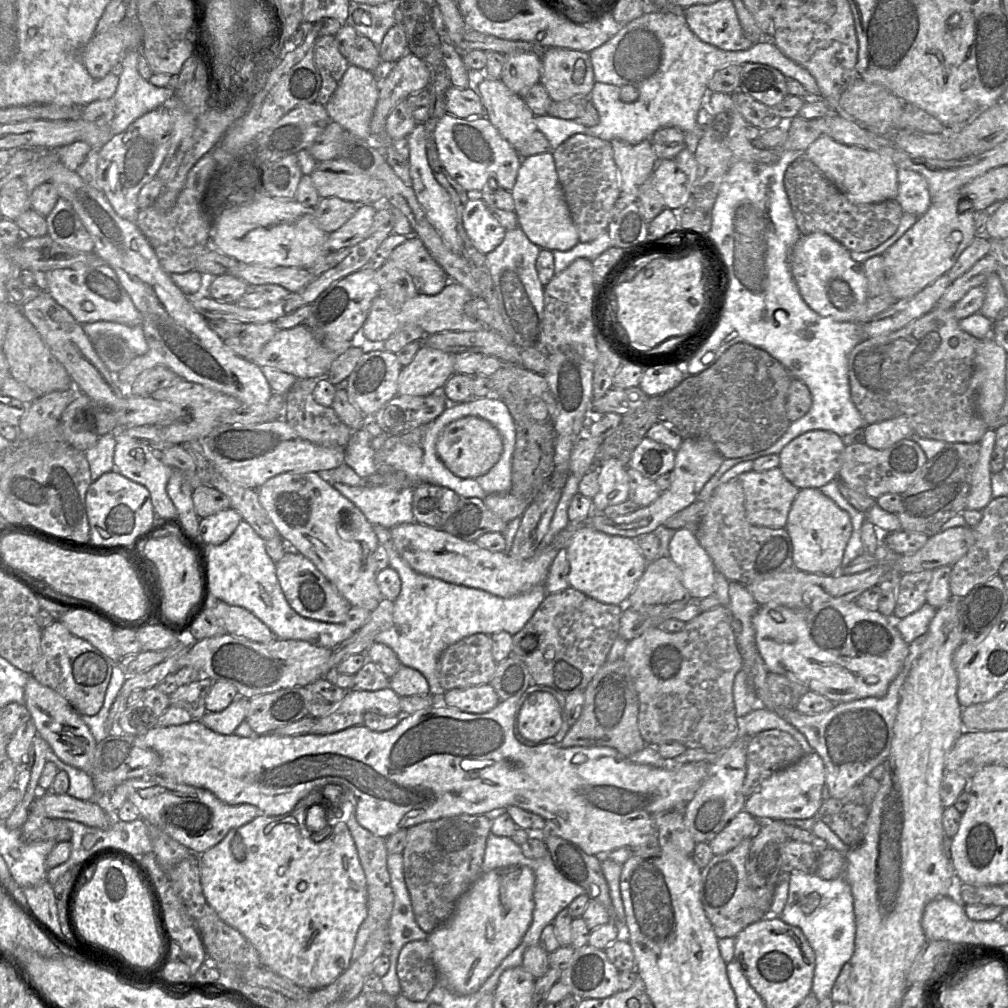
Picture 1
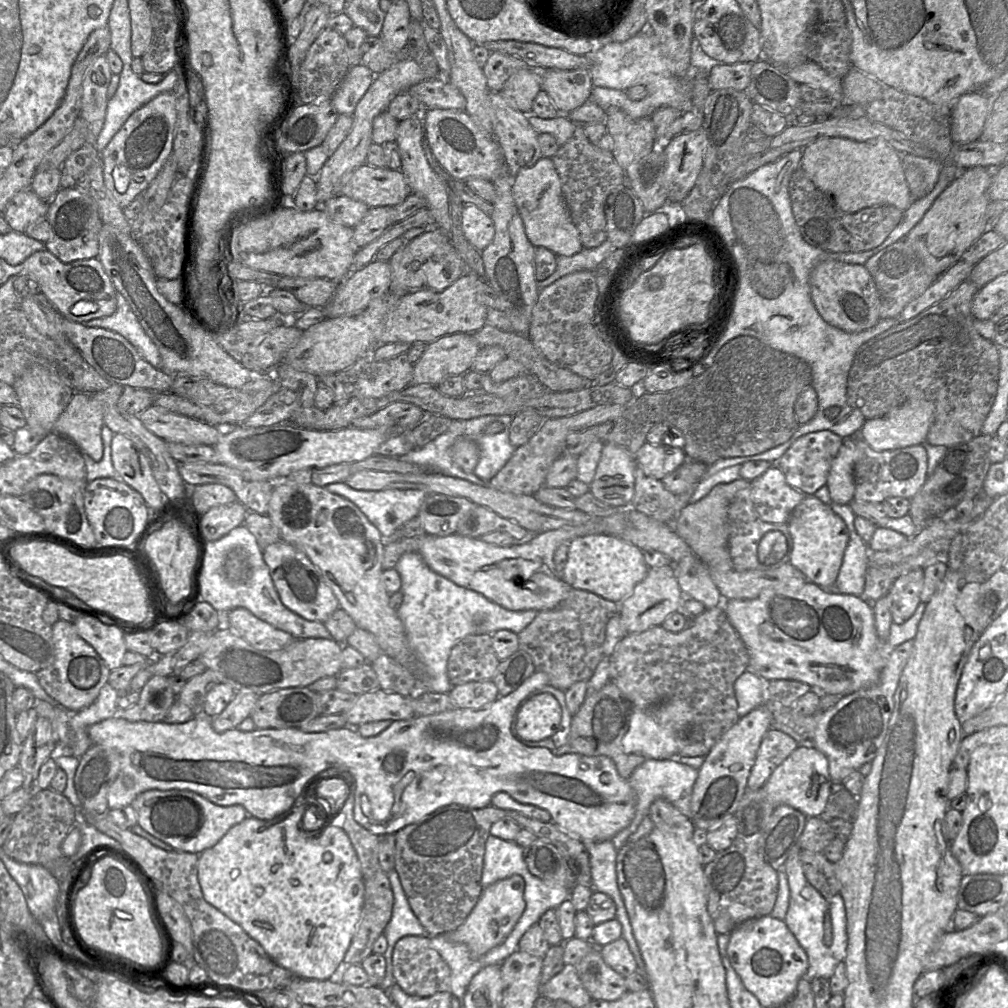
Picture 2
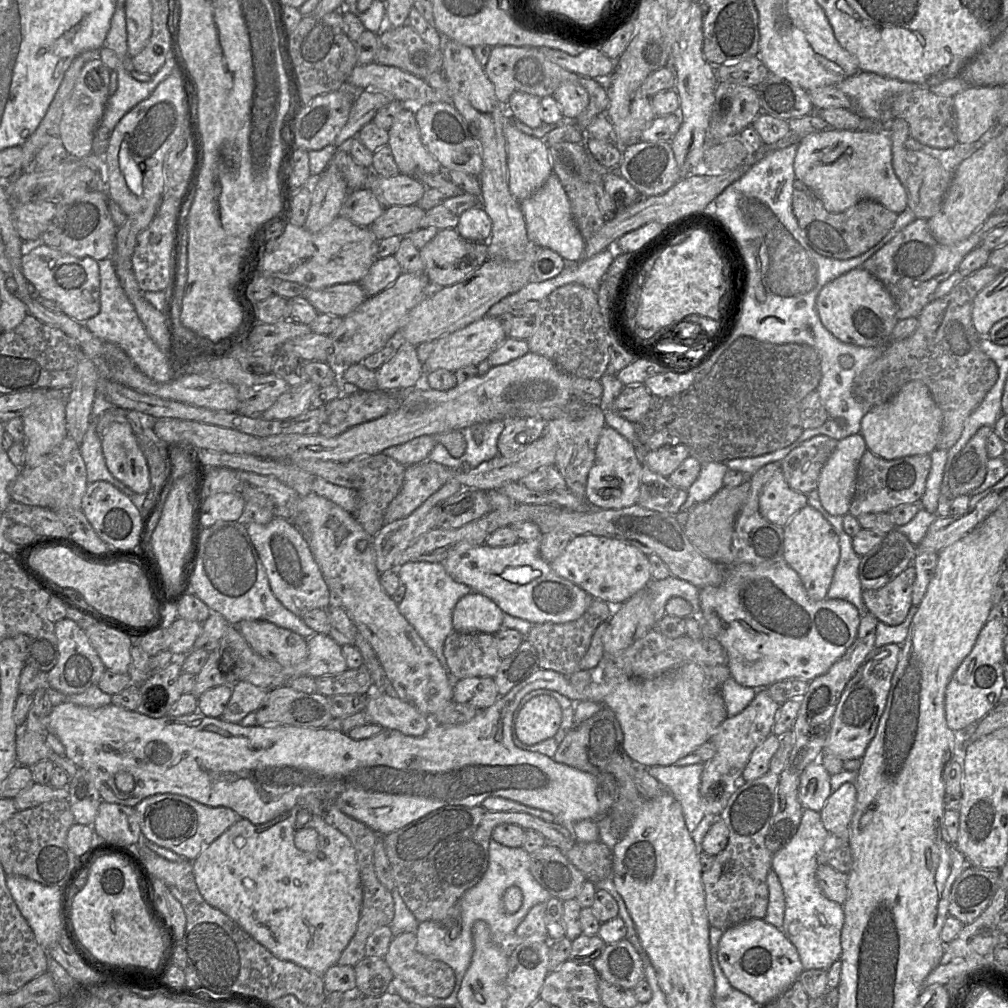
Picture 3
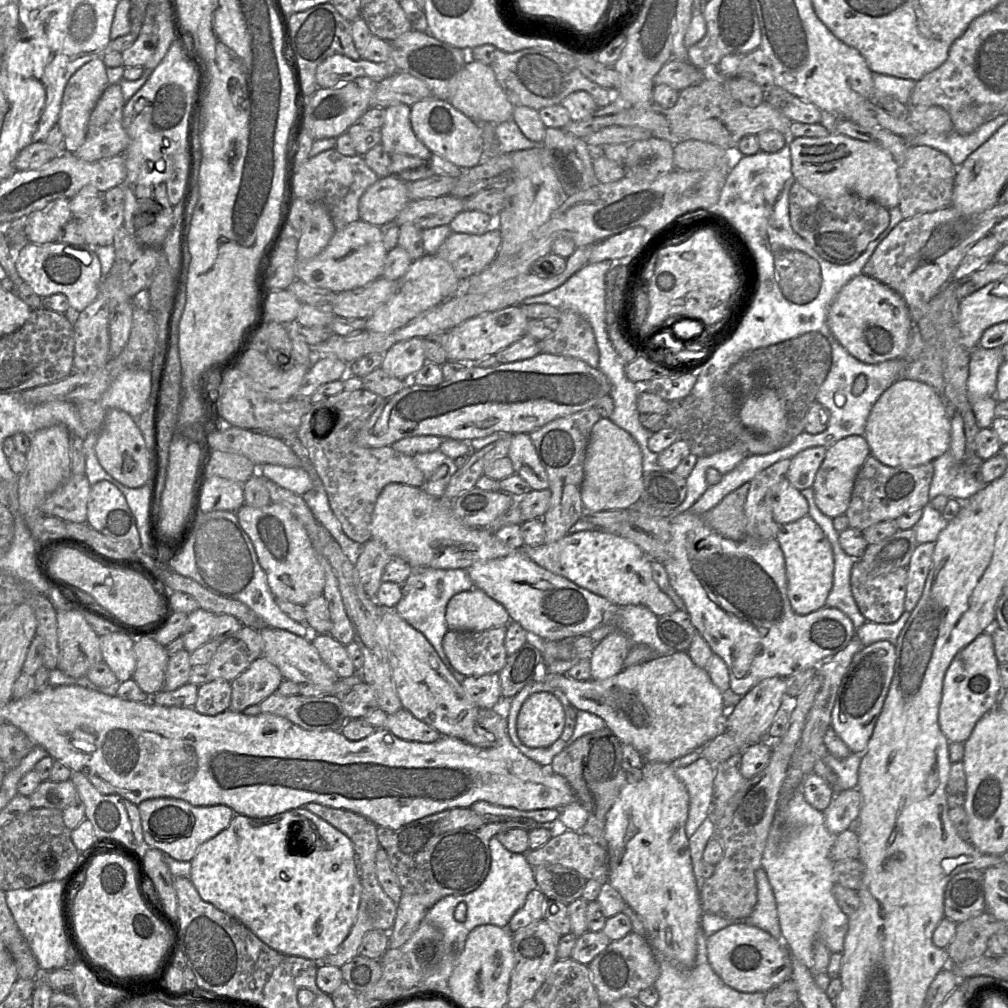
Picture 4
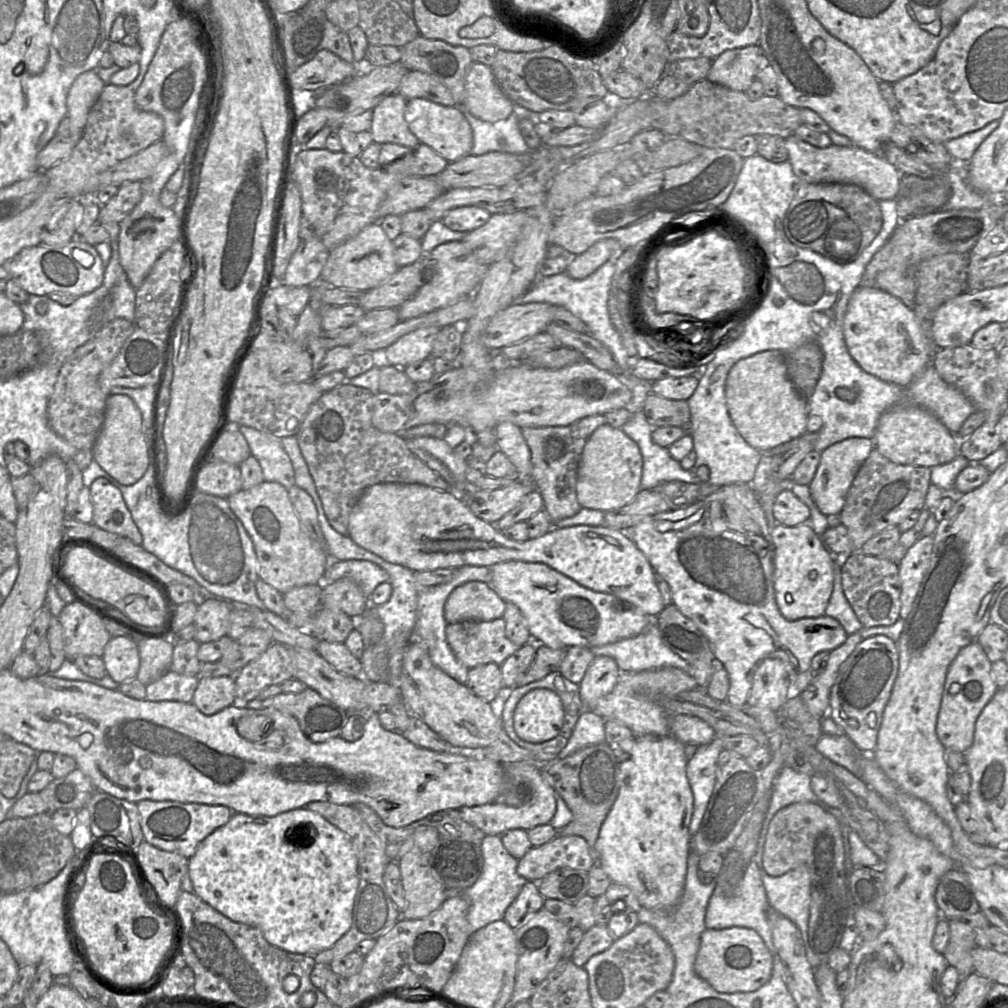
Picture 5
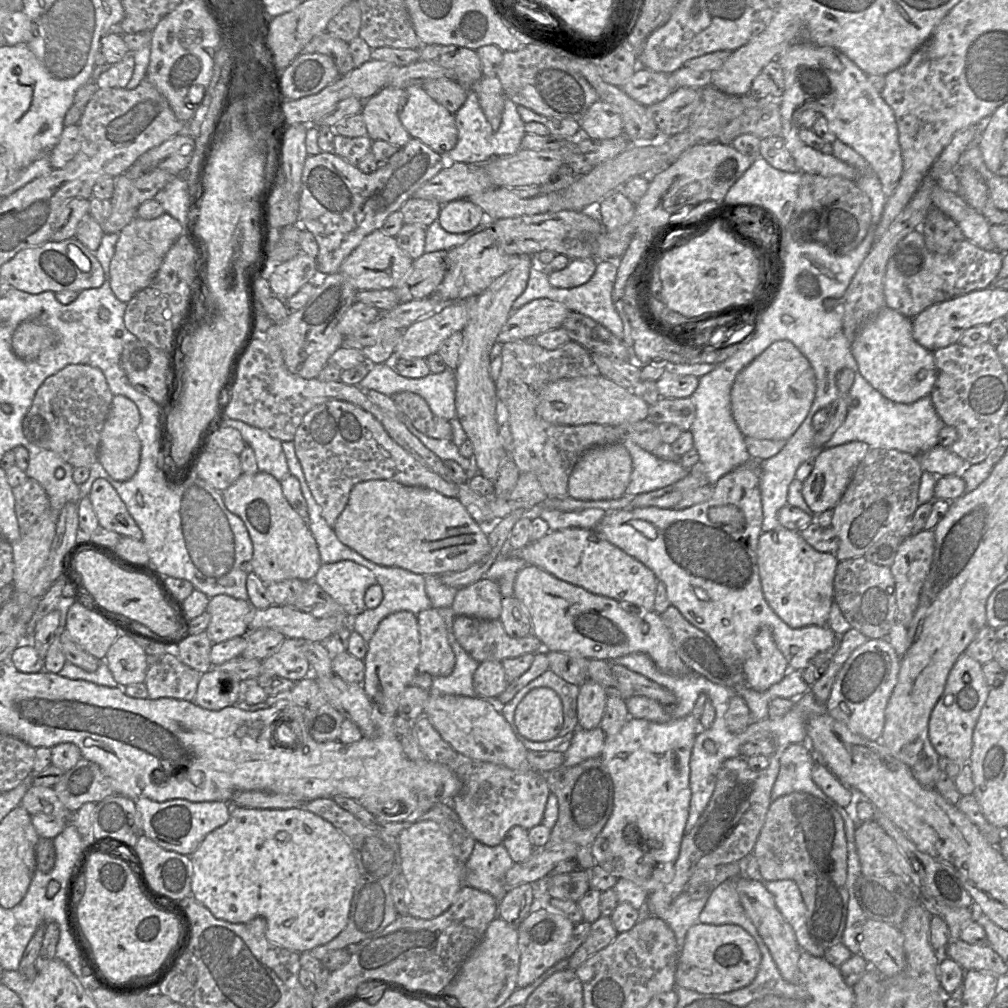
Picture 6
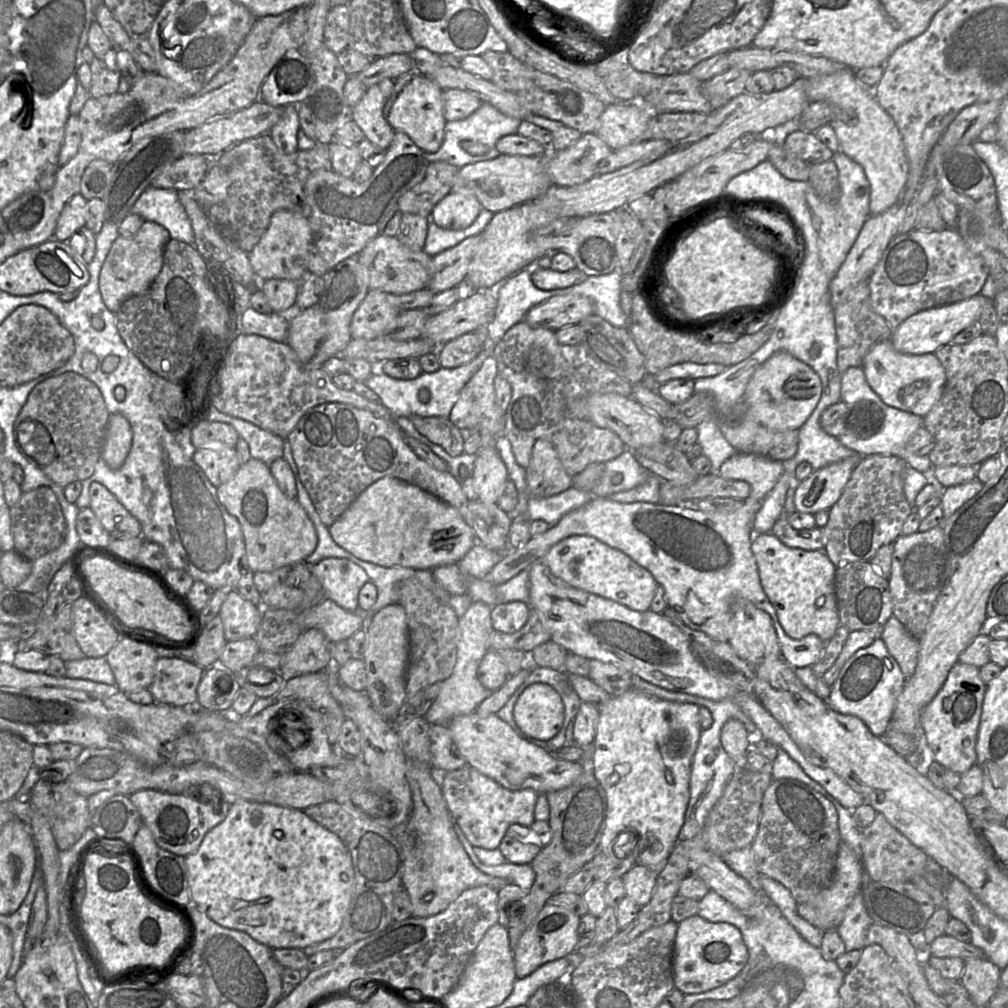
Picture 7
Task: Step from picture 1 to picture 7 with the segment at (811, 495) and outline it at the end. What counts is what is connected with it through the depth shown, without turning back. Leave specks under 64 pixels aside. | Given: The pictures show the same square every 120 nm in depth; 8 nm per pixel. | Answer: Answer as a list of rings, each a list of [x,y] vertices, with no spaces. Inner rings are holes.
[[[771,532],[754,534],[751,551],[755,558],[760,583],[784,632],[792,639],[815,634],[828,642],[841,625],[835,594],[836,567],[824,551],[806,551],[784,545]],[[825,596],[824,606],[817,607],[816,599]]]

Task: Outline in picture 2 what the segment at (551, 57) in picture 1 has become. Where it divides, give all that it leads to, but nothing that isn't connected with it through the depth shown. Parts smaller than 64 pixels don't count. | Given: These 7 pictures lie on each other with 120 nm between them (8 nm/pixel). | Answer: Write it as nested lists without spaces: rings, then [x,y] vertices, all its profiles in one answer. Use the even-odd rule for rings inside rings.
[[[552,69],[545,71],[542,77],[542,90],[549,95],[560,114],[569,114],[588,101],[591,98],[591,91],[593,87],[588,69]]]

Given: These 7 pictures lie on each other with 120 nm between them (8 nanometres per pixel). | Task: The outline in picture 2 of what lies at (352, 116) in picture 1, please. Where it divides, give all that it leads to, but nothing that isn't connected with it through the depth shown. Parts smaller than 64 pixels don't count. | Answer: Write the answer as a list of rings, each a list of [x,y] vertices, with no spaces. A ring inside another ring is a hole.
[[[365,65],[351,66],[345,78],[331,97],[339,115],[354,114],[357,104],[368,91],[376,75]]]

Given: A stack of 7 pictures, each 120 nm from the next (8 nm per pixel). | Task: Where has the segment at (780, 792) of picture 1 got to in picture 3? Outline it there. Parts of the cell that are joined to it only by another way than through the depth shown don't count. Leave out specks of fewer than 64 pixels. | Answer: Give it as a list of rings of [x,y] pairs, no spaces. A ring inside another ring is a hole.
[[[817,760],[810,763],[800,776],[798,797],[804,809],[821,812],[826,801],[833,793],[829,773]]]

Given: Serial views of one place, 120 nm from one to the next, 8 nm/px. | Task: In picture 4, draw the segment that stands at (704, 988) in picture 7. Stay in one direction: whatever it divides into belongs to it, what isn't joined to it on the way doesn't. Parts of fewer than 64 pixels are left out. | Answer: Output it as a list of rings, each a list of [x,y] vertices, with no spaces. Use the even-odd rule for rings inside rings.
[[[734,923],[706,939],[707,957],[713,971],[723,982],[743,993],[768,993],[790,979],[792,956],[783,941],[746,923]]]

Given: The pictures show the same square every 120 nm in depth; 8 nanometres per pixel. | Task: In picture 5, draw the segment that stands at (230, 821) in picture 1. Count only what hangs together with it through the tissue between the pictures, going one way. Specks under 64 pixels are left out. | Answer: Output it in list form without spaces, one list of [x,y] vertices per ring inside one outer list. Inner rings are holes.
[[[141,800],[137,804],[144,840],[168,852],[191,858],[198,844],[218,827],[226,824],[233,811],[225,805],[183,803],[179,801]]]

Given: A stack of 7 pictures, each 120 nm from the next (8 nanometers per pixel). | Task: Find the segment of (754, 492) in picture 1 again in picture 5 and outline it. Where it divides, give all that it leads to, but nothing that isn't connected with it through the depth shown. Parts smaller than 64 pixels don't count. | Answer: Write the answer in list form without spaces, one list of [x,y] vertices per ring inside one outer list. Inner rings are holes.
[[[788,488],[777,495],[773,505],[773,517],[778,524],[795,527],[808,522],[810,510]]]

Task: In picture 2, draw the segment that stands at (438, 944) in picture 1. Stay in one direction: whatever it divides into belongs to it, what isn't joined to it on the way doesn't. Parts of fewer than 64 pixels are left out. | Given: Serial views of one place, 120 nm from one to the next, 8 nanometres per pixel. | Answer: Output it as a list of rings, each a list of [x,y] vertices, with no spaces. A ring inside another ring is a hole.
[[[519,875],[499,880],[483,889],[482,894],[465,922],[447,935],[455,943],[465,944],[474,957],[481,957],[500,945],[512,932],[526,908],[525,881]]]

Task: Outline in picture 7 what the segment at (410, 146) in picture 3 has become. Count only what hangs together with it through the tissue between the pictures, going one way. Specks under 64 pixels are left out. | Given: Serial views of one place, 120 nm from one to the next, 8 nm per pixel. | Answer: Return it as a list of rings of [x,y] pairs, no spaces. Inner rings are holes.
[[[385,78],[368,87],[362,99],[352,108],[352,119],[363,131],[365,138],[383,150],[390,146],[395,133],[383,114],[394,85],[394,79]]]

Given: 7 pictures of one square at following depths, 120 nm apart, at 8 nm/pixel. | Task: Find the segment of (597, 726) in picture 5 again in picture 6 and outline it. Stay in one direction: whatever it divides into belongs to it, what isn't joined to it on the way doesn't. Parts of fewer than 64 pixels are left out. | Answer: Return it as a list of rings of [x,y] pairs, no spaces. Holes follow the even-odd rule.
[[[600,726],[591,730],[577,728],[569,748],[564,752],[564,766],[572,767],[589,758],[600,757],[605,739]]]

